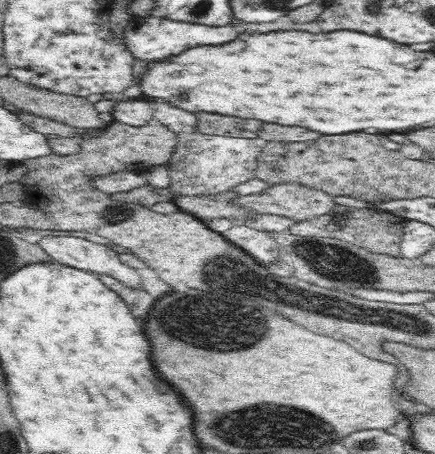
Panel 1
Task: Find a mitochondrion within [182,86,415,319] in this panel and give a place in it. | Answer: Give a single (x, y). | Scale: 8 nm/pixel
(333, 263)

